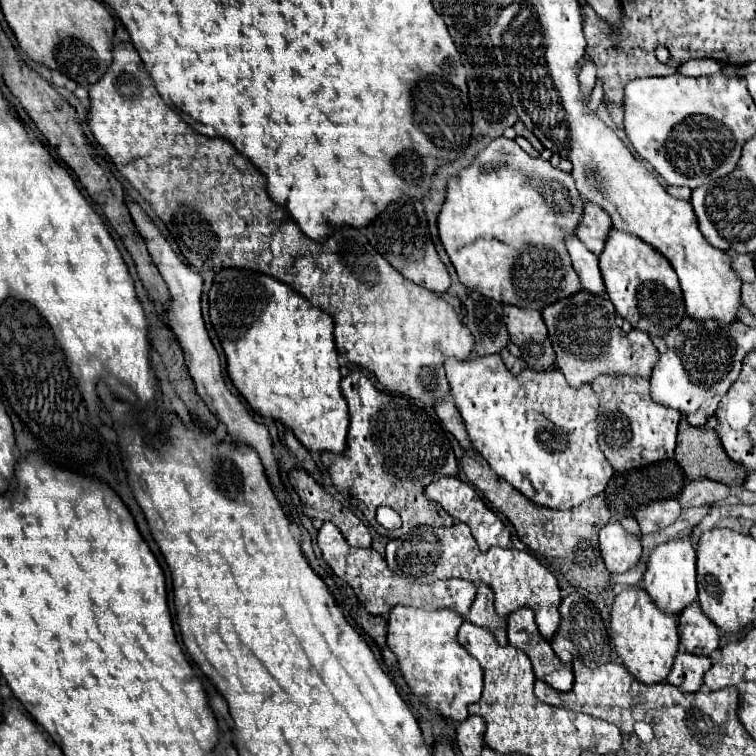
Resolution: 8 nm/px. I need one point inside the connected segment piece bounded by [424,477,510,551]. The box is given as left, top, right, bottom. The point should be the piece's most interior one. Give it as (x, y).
(458, 498)

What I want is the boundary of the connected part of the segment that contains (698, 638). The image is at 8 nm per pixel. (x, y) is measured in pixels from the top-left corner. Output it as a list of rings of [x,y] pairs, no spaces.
[[[692,603],[686,607],[678,617],[678,633],[680,633],[680,645],[684,651],[694,655],[712,655],[712,651],[720,645],[718,627],[710,623],[710,619],[702,613],[698,603]]]

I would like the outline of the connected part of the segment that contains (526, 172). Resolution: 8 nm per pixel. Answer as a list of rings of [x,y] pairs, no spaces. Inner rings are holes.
[[[498,137],[468,169],[460,173],[460,177],[448,181],[446,203],[438,217],[438,233],[462,285],[502,305],[542,311],[544,307],[572,297],[582,289],[564,245],[566,233],[576,231],[582,213],[584,199],[580,197],[570,173],[552,167],[550,161],[530,157],[516,141]]]

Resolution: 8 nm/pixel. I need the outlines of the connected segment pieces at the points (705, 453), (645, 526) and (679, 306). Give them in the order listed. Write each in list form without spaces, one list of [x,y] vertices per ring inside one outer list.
[[[680,419],[678,425],[678,443],[676,443],[676,461],[680,463],[680,467],[684,469],[688,479],[712,479],[718,483],[726,483],[726,485],[742,485],[742,481],[748,477],[746,467],[734,463],[722,443],[716,431],[708,431],[708,429],[698,429],[698,427],[690,427],[686,423],[686,419]]]
[[[664,499],[658,503],[650,503],[650,507],[640,507],[634,513],[634,519],[640,523],[642,535],[656,533],[668,525],[672,525],[680,517],[682,505],[678,499]]]
[[[612,229],[600,255],[600,271],[608,299],[614,303],[618,315],[632,325],[632,329],[662,337],[670,329],[678,327],[686,315],[676,271],[664,255],[658,255],[648,243],[642,243],[642,239],[634,239],[634,235]]]

